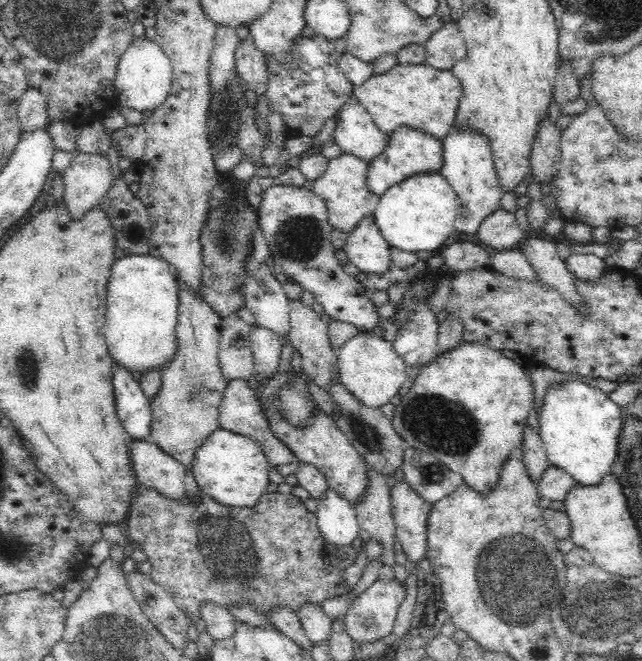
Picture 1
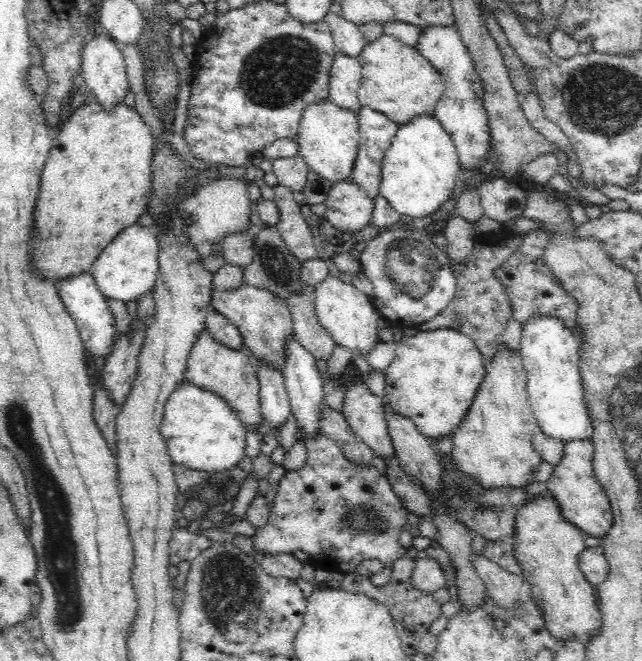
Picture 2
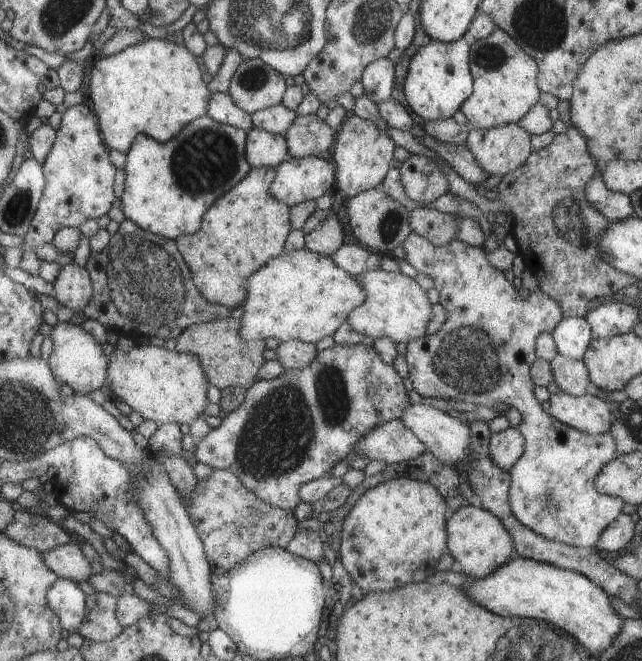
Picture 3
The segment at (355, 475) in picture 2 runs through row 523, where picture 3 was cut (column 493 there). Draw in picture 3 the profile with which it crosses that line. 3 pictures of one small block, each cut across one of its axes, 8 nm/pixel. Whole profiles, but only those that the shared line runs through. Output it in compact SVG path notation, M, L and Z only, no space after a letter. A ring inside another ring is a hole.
M410 234L410 236L403 241L402 247L405 251L404 259L415 268L417 272L423 272L423 274L427 274L427 276L431 278L433 282L432 287L435 288L439 294L438 303L441 304L443 310L445 310L445 320L439 324L439 327L436 330L433 330L427 336L422 336L406 343L404 358L408 368L407 380L409 381L410 388L415 389L415 392L426 400L436 398L437 400L443 400L443 402L447 401L449 405L459 400L459 402L473 402L475 406L487 406L487 408L493 408L497 406L497 404L506 404L516 408L521 413L521 422L515 426L515 430L518 430L525 439L525 448L523 449L522 456L519 457L518 461L508 470L508 473L510 474L509 504L510 509L514 513L514 517L518 519L523 526L530 528L532 531L543 536L543 538L547 538L547 540L554 540L555 542L577 548L593 547L595 541L599 538L599 534L601 534L603 530L619 516L619 508L623 506L621 498L602 495L595 490L595 477L598 476L599 470L601 470L607 462L611 462L613 458L618 456L618 448L615 446L613 436L608 432L590 435L555 420L549 413L545 413L541 409L540 403L533 395L534 383L530 377L530 366L537 360L537 355L535 354L535 338L538 338L538 335L543 332L550 333L555 326L558 325L558 322L562 320L562 311L558 302L555 302L554 299L543 294L543 291L540 291L538 288L534 289L527 298L520 298L517 290L513 288L513 284L503 277L503 272L497 270L497 268L491 266L491 264L487 262L487 251L482 249L482 247L467 246L467 244L463 244L463 242L456 240L451 240L451 242L443 244L443 246L435 246L431 244L431 242L427 242L425 238L421 238L418 234Z

